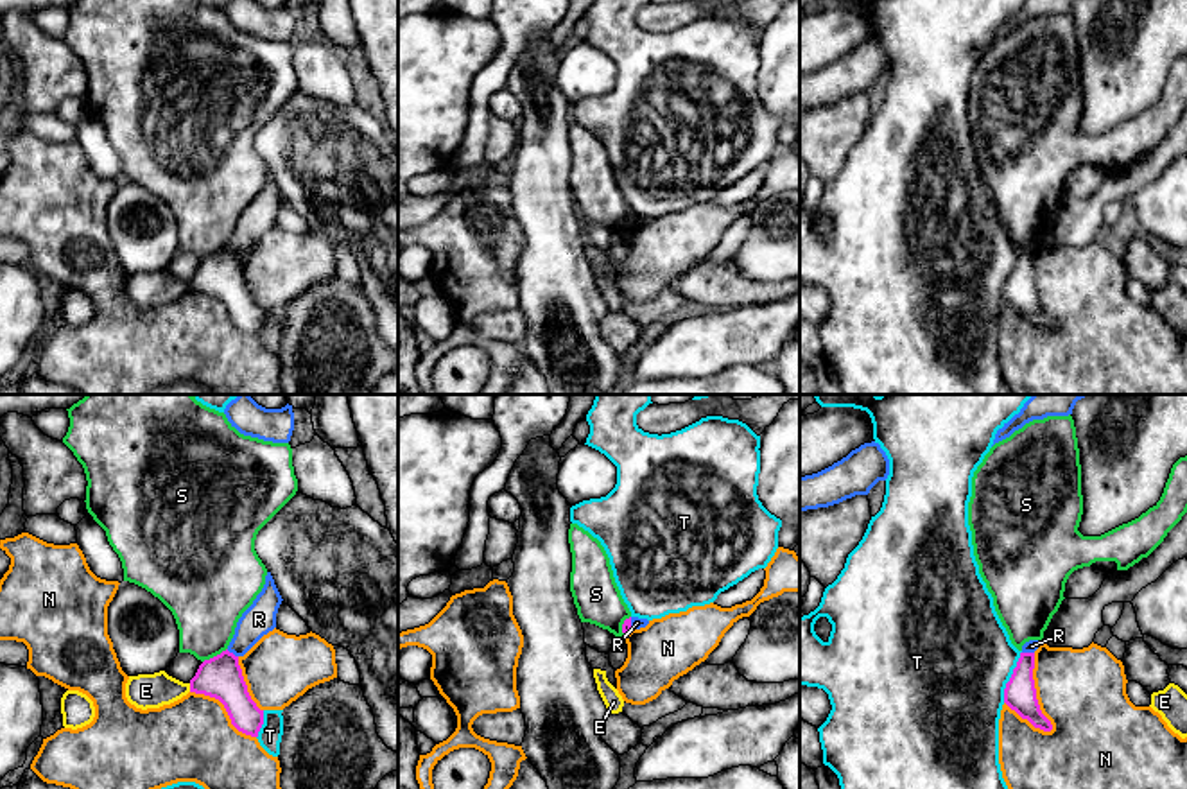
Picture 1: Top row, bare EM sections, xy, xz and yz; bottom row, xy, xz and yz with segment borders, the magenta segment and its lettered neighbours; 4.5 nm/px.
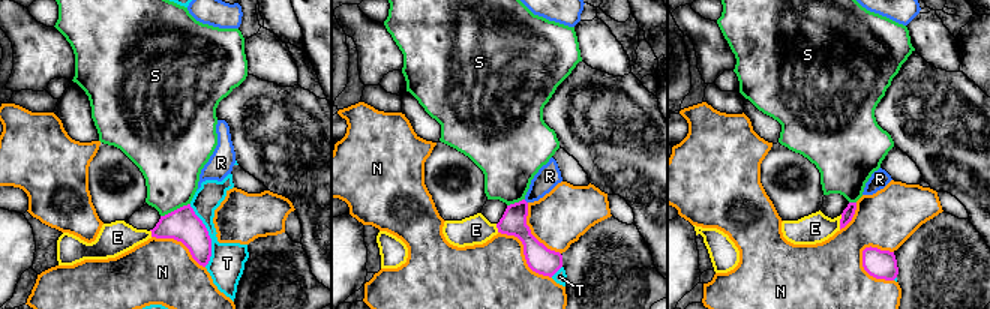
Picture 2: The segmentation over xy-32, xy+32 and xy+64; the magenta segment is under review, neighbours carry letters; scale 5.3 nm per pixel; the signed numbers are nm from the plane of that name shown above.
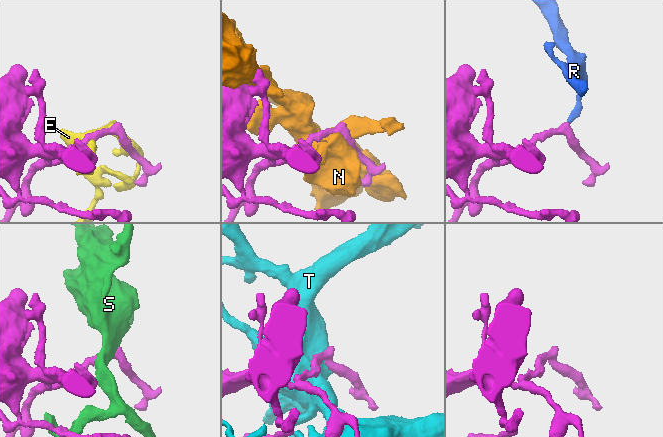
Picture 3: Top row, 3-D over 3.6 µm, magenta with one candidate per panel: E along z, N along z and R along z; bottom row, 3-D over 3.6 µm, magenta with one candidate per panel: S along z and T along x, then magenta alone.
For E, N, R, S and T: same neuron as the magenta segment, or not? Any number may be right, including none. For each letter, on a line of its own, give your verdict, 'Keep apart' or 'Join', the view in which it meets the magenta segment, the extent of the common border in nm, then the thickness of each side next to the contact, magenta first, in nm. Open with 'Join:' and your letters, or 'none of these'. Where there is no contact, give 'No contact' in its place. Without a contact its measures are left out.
Join: none of these
E: Keep apart. Touches magenta in xy. Shared border 40 nm. Thickness 190 nm (magenta) against 160 nm
N: Keep apart. Touches magenta in yz. Shared border 360 nm. Thickness 140 nm (magenta) against 380 nm
R: Keep apart. Touches magenta in xy. Shared border 70 nm. Thickness 190 nm (magenta) against 150 nm
S: Keep apart. Touches magenta in xy. Shared border 130 nm. Thickness 190 nm (magenta) against 320 nm
T: Keep apart. Touches magenta in yz. Shared border 240 nm. Thickness 140 nm (magenta) against 480 nm

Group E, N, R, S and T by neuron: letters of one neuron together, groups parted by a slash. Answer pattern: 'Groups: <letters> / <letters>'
Groups: E / N / R / S / T

